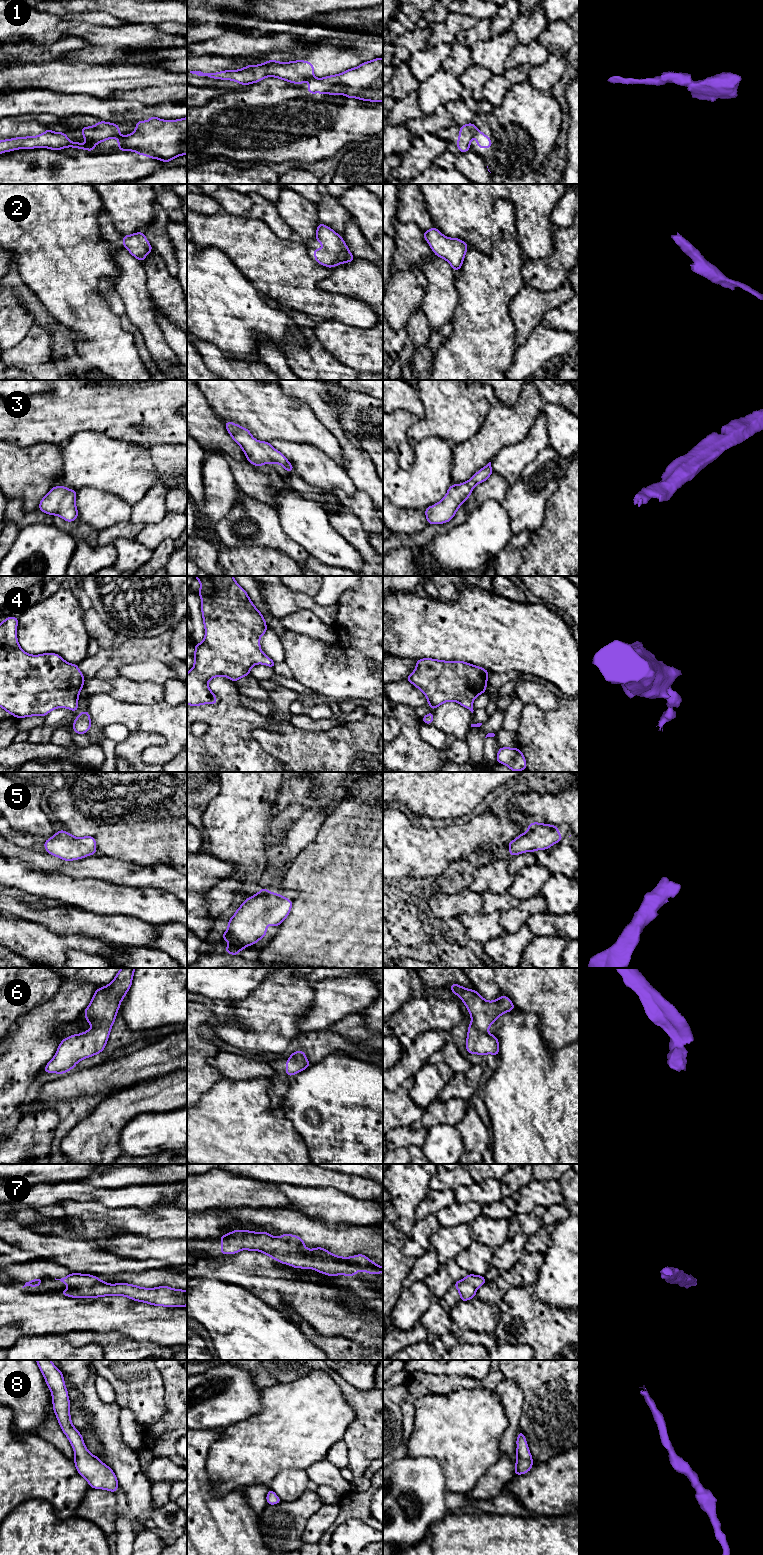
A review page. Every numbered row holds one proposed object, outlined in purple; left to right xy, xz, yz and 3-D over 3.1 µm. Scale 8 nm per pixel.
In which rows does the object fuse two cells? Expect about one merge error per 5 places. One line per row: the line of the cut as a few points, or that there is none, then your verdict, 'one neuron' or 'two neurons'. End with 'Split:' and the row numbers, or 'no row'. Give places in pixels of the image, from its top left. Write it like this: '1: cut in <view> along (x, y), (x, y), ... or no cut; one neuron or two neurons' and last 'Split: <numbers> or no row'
1: cut in yz along (477, 130), (472, 137); two neurons
2: no cut; one neuron
3: no cut; one neuron
4: no cut; one neuron
5: no cut; one neuron
6: no cut; one neuron
7: no cut; one neuron
8: no cut; one neuron
Split: 1

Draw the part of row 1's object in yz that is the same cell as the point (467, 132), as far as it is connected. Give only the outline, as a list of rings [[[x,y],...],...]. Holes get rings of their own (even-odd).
[[[468,123],[460,127],[457,147],[459,152],[465,153],[470,149],[470,142],[477,133],[478,129],[473,123]]]

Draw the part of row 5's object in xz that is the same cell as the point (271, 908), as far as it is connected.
[[[263,887],[257,894],[247,898],[228,920],[228,929],[222,938],[230,943],[226,952],[232,955],[257,943],[267,933],[267,926],[279,926],[289,915],[292,900]]]

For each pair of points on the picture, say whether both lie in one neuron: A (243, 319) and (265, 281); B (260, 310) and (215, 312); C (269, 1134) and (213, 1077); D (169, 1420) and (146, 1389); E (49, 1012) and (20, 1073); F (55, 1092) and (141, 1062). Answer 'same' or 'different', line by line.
A: different
B: same
C: different
D: different
E: same
F: same

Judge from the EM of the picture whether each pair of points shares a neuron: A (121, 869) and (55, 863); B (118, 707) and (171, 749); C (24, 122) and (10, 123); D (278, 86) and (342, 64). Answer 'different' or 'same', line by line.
A: same
B: same
C: same
D: different

